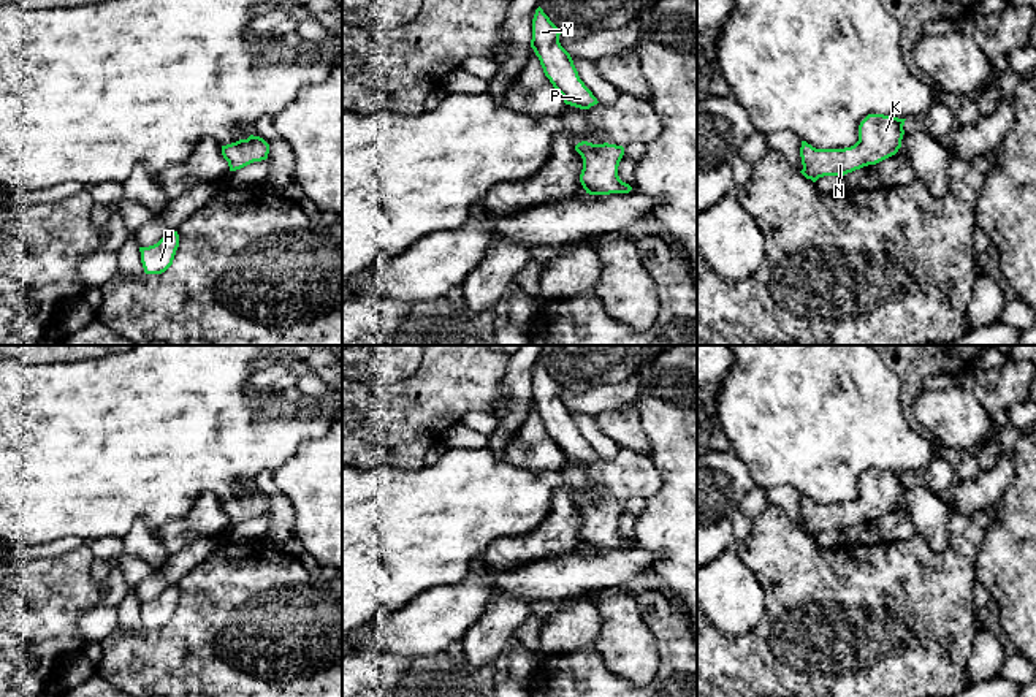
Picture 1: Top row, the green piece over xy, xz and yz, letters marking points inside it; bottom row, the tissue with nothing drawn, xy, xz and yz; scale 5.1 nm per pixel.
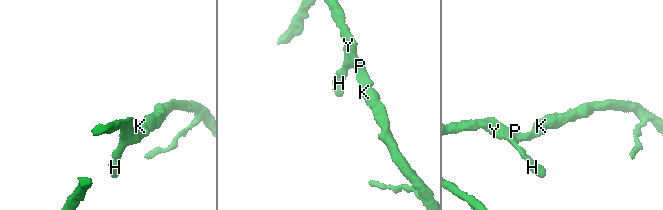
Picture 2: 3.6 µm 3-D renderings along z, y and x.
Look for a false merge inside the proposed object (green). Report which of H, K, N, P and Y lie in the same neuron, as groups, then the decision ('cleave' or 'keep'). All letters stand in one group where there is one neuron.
H K N P Y; keep

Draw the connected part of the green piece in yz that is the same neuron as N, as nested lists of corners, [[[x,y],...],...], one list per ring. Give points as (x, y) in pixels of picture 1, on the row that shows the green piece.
[[[868,114],[859,125],[859,141],[844,149],[816,149],[802,141],[800,157],[806,179],[844,176],[868,165],[876,165],[898,152],[906,119]]]

